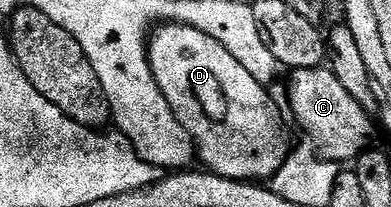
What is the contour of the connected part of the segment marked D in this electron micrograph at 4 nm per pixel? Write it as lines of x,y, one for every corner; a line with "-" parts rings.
169,23
160,26
158,30
150,36
149,46
147,49
147,59
151,63
153,69
153,77
157,81
157,85
161,89
161,93
165,93
165,101
169,101
169,109
173,109
173,113
177,117
177,121
181,121
181,125
197,144
197,155
201,160
202,166
210,169
214,174
221,177
229,177
230,179
246,179
248,181
269,181
272,176
276,175
285,165
287,156
291,154
292,144
287,144
287,131
283,128
284,112
271,100
270,90
264,84
257,81
257,77
253,73
249,73
249,69
245,69
245,65
241,65
241,61
237,61
237,57
233,53
229,53
229,49
225,49
225,45
221,45
221,41
217,41
213,37
209,37
205,33
201,33
201,29
193,29
184,23

